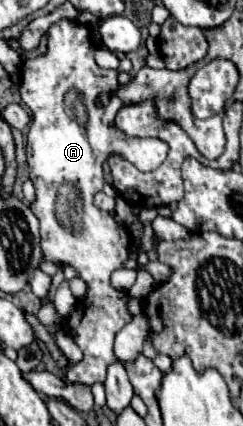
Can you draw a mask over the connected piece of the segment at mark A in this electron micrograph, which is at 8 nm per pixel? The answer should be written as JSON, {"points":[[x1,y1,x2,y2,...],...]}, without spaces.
{"points":[[60,20,58,24,52,24,48,30,48,52,34,60,24,60,22,64,22,82,20,82,20,96,32,110,32,122,28,132,28,168,30,168,30,180,36,188,36,202,30,206,36,218,40,220,40,234,42,234,42,254,44,260,60,262,62,266,74,266,80,272,80,278,88,284,88,294,82,298,82,306,76,306,76,310,66,318,66,326,70,328,74,342,82,348,84,358,76,366,68,366,66,378,68,382,82,382,82,384,94,384,104,382,106,378,106,366,116,362,114,356,114,336,116,332,128,324,132,318,126,312,126,300,128,294,120,292,110,286,110,274,116,268,122,268,122,264,128,260,128,246,130,246,130,234,124,224,118,224,108,212,98,210,92,204,94,192,102,188,102,164,108,158,108,154,118,152,120,156,132,160,132,164,138,170,154,170,158,168,164,158,168,156,168,144,160,142,160,138,134,138,118,130,116,126,108,126,102,122,104,106,98,106,98,98,102,94,110,94,116,90,116,70,104,70,96,66,94,62,94,46,90,40,90,28,84,24,78,24,74,20]]}

